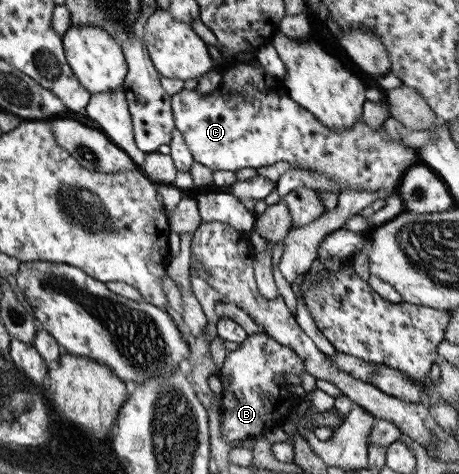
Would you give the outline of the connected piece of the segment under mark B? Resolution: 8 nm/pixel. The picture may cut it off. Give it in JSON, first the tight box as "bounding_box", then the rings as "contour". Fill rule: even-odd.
{"bounding_box":[217,332,307,447],"contour":[[[265,332],[248,336],[240,343],[240,348],[228,352],[217,377],[223,384],[221,433],[231,447],[259,435],[274,436],[279,433],[277,423],[286,421],[289,413],[302,401],[290,393],[293,385],[285,381],[287,373],[301,375],[307,373],[307,369],[294,349]]]}

